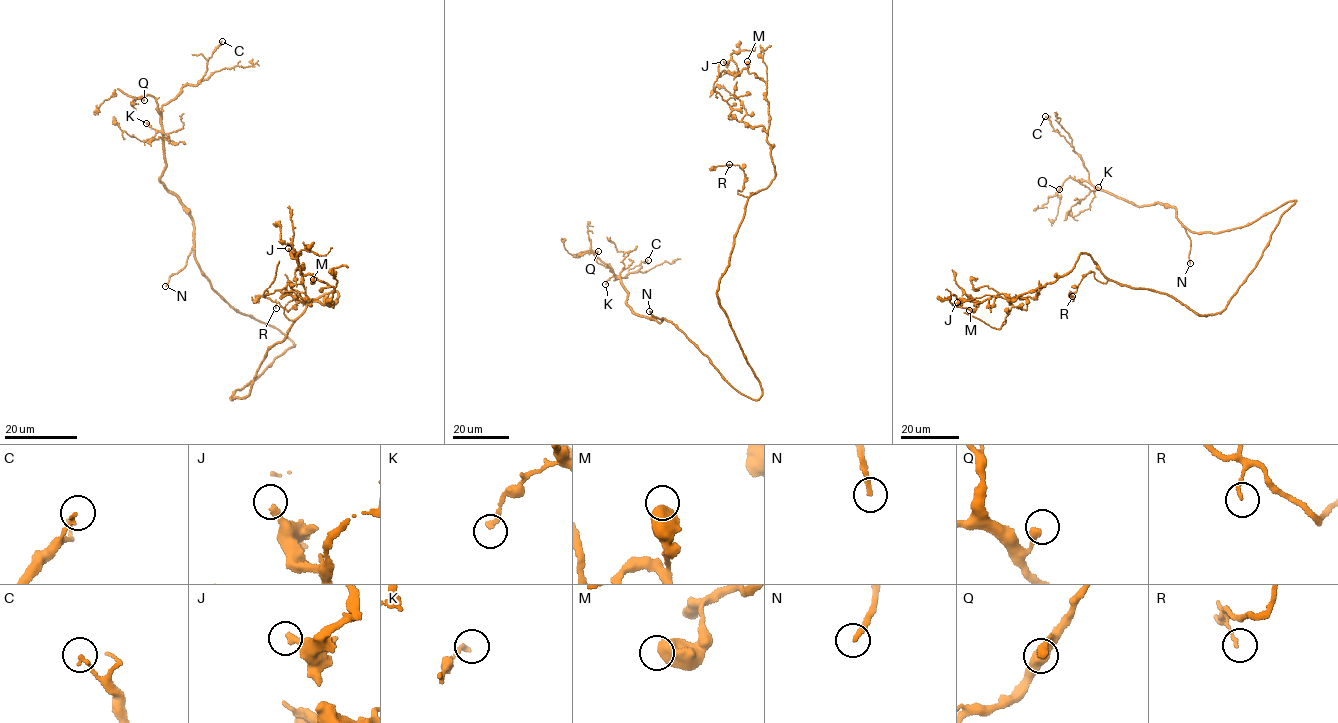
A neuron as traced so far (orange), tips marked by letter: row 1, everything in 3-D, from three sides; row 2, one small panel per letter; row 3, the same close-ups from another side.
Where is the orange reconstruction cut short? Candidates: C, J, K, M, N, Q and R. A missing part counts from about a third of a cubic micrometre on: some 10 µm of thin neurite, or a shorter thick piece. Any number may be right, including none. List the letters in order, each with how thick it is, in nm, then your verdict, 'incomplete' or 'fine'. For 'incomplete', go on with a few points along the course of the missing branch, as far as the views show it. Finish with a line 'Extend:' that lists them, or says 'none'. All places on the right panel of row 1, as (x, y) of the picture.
C: calibre 140 nm; fine
J: calibre 280 nm; fine
K: calibre 240 nm; fine
M: calibre 650 nm; fine
N: calibre 240 nm; incomplete
Q: calibre 320 nm; fine
R: calibre 130 nm; fine
Extend: N

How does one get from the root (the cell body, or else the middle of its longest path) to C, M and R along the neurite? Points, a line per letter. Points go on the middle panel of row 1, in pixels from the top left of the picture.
C: (739, 343), (760, 386), (756, 399), (736, 391), (676, 325), (627, 303), (615, 277), (648, 260)
M: (739, 343), (718, 284), (747, 196), (775, 172), (766, 83), (749, 72), (747, 61)
R: (739, 343), (717, 292), (747, 199), (737, 191), (742, 190), (745, 174), (738, 165), (729, 164)

